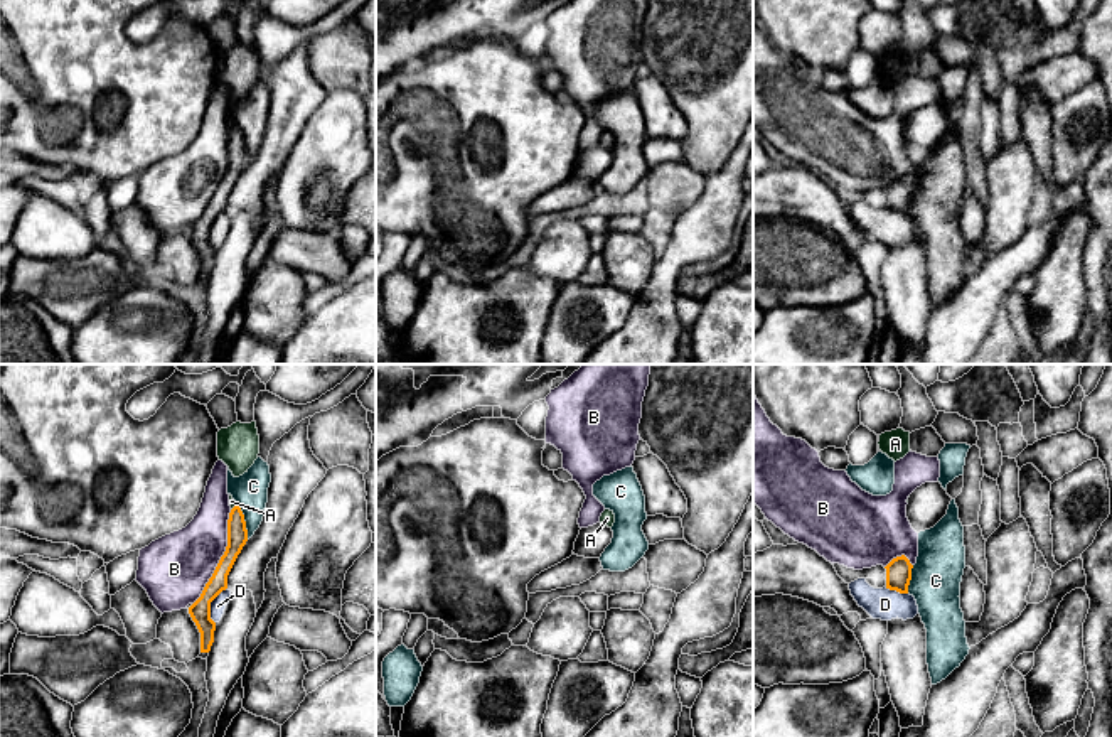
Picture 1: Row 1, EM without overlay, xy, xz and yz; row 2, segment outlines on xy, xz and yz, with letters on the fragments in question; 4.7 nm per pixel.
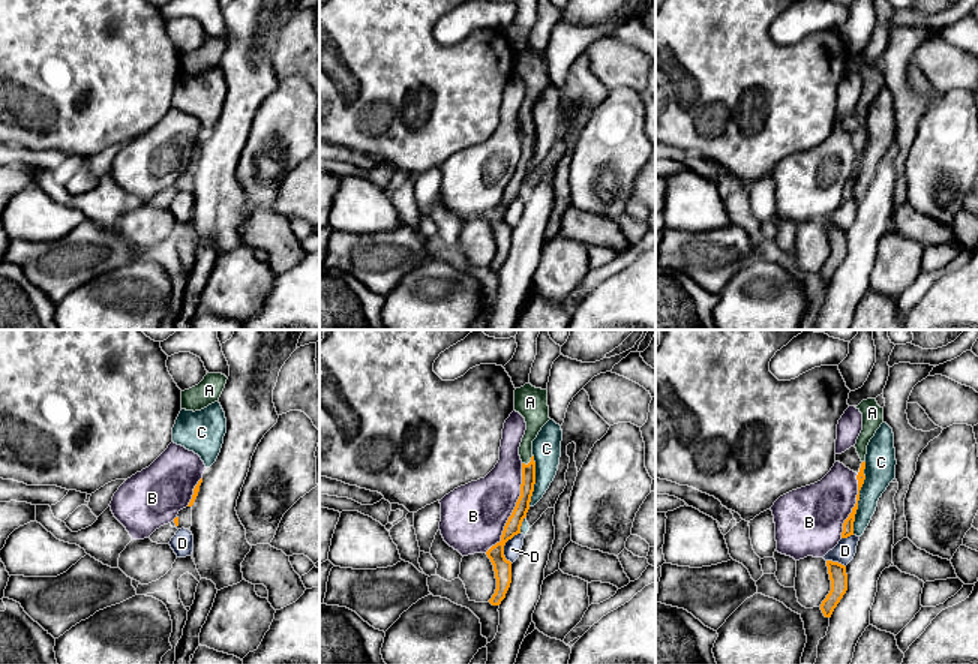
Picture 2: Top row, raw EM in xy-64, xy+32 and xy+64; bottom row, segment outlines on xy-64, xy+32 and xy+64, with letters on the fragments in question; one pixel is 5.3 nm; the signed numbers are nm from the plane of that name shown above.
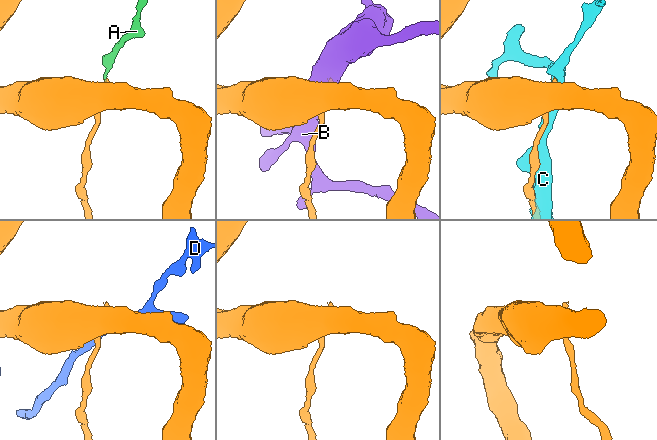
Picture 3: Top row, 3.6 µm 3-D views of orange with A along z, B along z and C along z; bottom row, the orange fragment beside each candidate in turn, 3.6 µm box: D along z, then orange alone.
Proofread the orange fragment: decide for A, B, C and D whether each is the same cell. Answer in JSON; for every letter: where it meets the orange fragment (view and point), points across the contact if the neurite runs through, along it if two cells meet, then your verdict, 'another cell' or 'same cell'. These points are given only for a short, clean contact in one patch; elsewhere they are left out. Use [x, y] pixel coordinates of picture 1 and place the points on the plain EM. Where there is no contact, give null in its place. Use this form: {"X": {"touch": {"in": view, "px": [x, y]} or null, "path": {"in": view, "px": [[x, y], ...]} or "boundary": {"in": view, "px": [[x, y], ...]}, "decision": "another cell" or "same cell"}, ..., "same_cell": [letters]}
{"A": {"touch": {"in": "xy", "px": [233, 130]}, "path": {"in": "xy", "px": [[236, 149], [233, 130], [231, 123]]}, "decision": "same cell"}, "B": {"touch": {"in": "xy", "px": [221, 179]}, "decision": "another cell"}, "C": {"touch": {"in": "xy", "px": [245, 144]}, "decision": "another cell"}, "D": {"touch": {"in": "xy", "px": [209, 228]}, "decision": "another cell"}, "same_cell": ["A"]}

